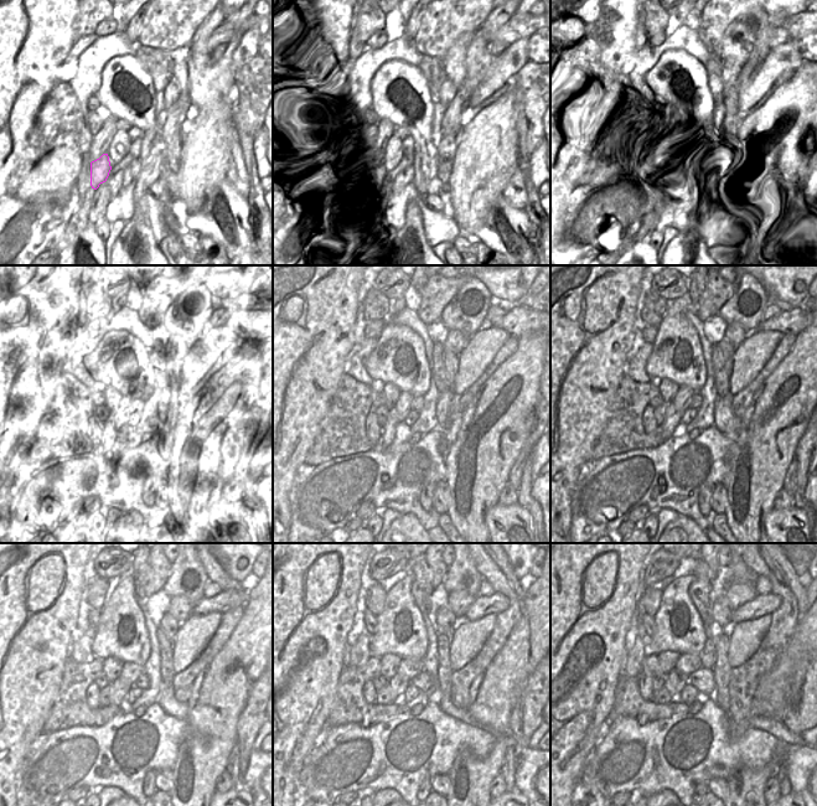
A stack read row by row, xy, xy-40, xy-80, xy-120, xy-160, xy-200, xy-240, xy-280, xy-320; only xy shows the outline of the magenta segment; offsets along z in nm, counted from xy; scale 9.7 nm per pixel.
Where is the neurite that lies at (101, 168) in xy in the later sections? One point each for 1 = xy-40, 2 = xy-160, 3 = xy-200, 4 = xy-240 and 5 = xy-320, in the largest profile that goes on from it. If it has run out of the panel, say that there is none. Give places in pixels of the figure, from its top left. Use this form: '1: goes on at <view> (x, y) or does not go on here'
1: goes on at xy-40 (378, 168)
2: goes on at xy-160 (373, 430)
3: goes on at xy-200 (650, 425)
4: goes on at xy-240 (92, 695)
5: goes on at xy-320 (646, 690)

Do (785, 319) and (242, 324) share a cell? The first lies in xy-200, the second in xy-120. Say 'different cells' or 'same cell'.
same cell

